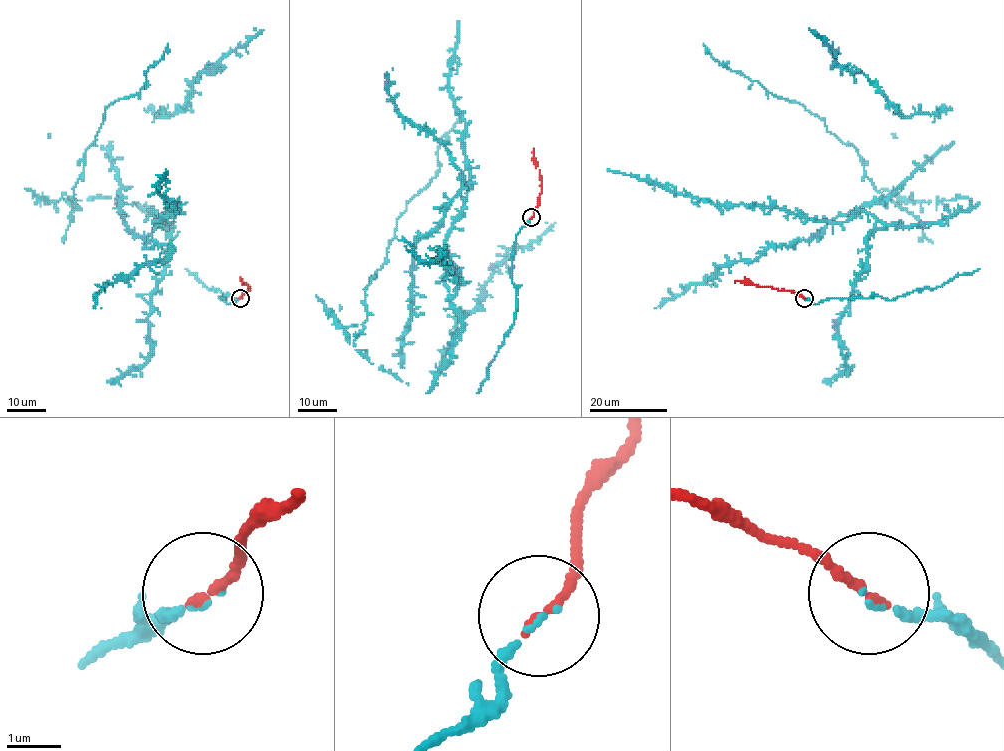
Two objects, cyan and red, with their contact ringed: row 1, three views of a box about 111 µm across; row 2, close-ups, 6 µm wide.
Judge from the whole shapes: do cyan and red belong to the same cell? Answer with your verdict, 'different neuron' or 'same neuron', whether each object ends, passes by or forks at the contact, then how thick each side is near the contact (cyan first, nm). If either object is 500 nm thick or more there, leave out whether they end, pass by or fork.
same neuron; cyan ends there; red ends there; 70 nm thick on the cyan side, 190 nm on the other

